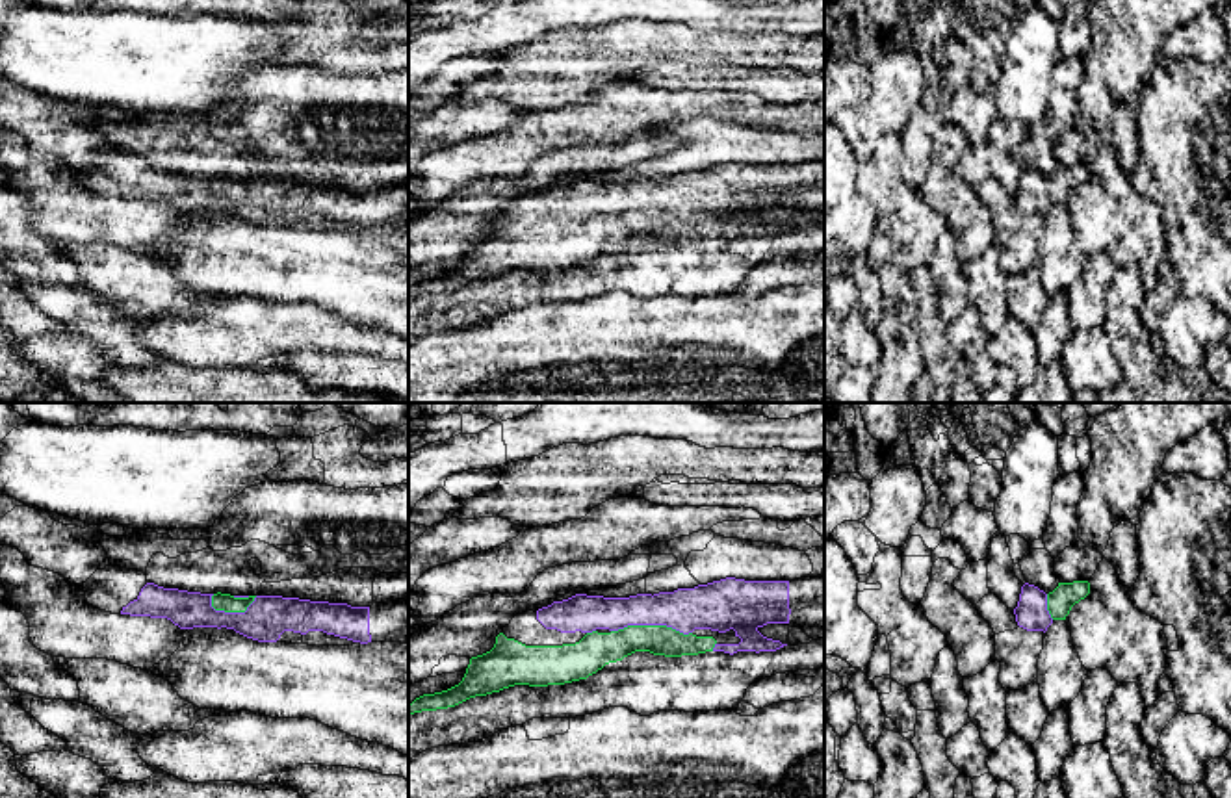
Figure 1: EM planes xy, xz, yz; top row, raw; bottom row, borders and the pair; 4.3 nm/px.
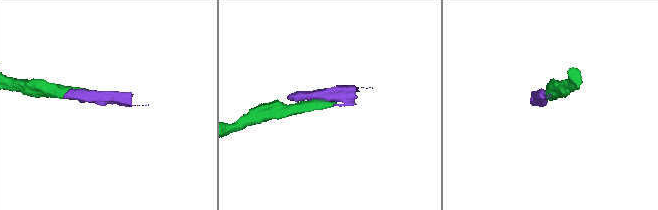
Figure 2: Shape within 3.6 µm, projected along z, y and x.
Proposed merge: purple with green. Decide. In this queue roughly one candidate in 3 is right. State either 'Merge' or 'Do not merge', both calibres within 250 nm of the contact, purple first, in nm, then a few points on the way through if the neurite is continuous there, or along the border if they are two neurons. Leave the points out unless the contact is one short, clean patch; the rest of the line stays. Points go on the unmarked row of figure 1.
Merge. Thickness 190 nm (purple) against 140 nm

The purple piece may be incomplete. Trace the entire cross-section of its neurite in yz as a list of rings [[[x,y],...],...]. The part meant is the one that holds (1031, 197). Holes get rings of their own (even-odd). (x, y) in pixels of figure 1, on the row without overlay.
[[[1088,165],[1058,167],[1049,178],[1025,167],[1021,171],[1017,191],[1014,193],[1016,206],[1027,215],[1045,217],[1055,204],[1066,204],[1071,191],[1088,178]]]

